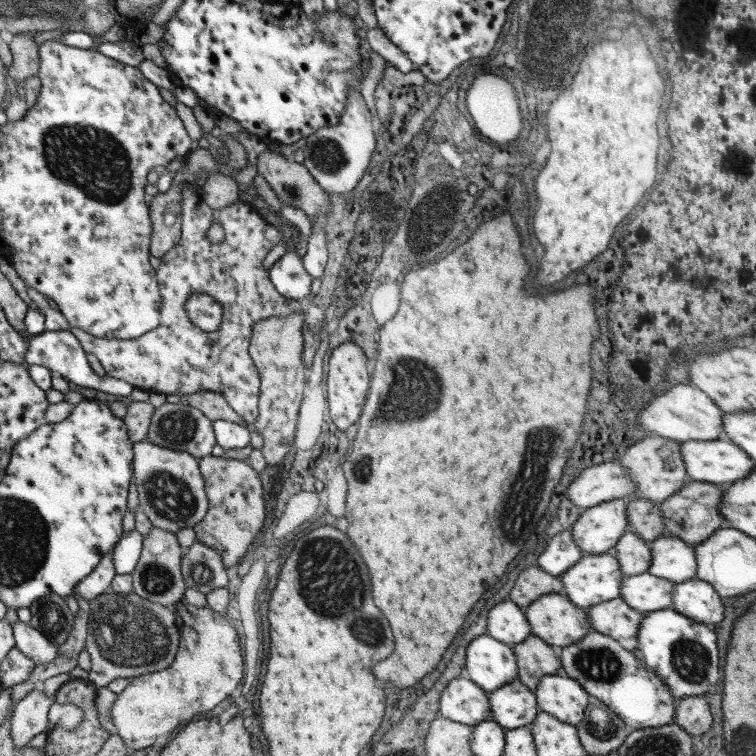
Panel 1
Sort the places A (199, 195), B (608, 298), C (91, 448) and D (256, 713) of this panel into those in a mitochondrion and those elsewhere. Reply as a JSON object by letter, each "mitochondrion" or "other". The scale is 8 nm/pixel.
{"A":"other","B":"other","C":"other","D":"other"}

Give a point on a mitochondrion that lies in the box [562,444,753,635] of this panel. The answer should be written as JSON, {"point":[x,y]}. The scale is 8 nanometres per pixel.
{"point":[676,521]}

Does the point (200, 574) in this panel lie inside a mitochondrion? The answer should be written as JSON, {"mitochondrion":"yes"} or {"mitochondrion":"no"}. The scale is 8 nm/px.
{"mitochondrion":"yes"}

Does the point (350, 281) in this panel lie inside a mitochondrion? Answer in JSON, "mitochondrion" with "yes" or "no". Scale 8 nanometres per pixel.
{"mitochondrion":"no"}

